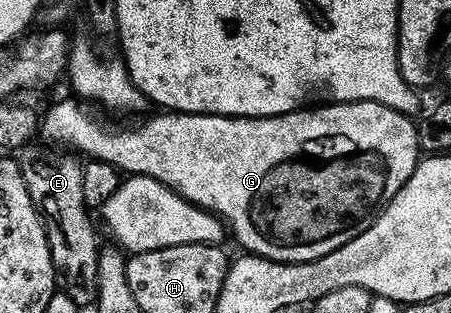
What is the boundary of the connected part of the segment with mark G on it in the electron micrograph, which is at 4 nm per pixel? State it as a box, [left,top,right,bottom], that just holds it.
[41,97,421,262]

